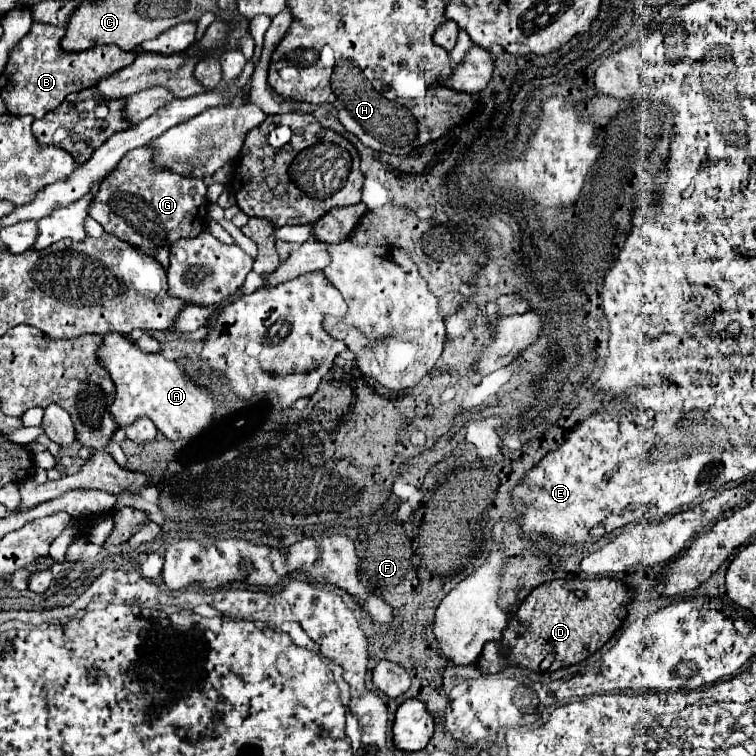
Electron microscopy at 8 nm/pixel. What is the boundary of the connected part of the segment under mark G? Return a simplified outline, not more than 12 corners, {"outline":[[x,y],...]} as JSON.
{"outline":[[127,153],[89,215],[169,267],[207,229],[207,185]]}

